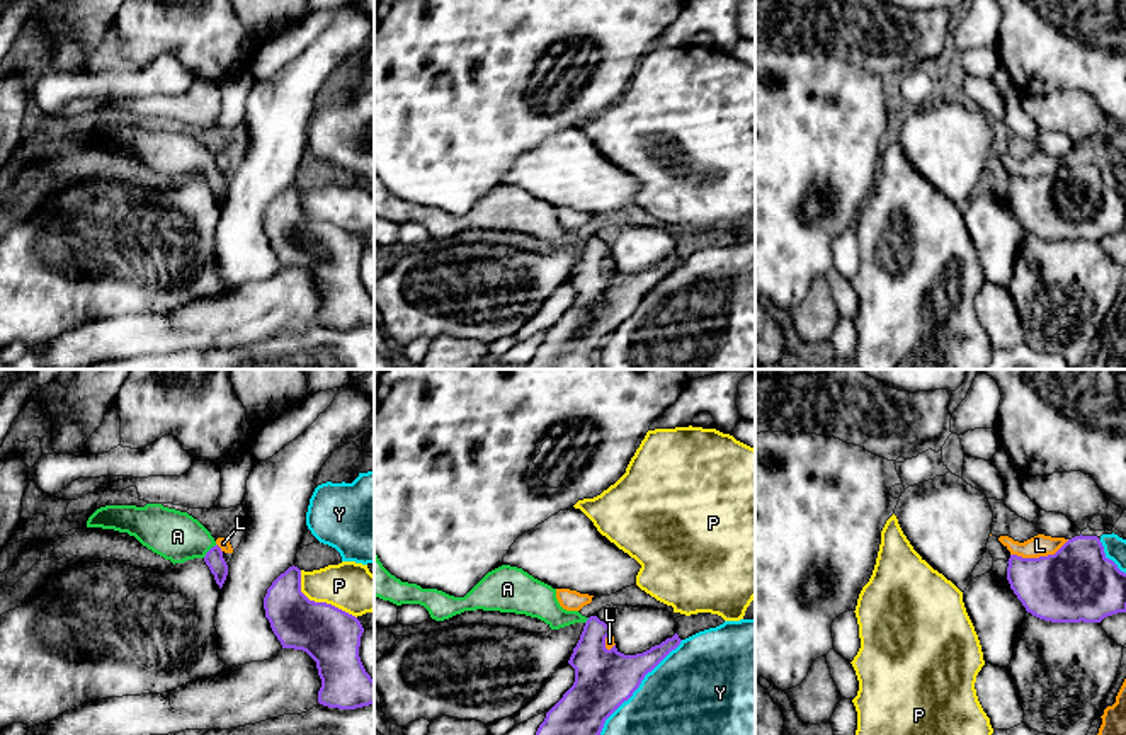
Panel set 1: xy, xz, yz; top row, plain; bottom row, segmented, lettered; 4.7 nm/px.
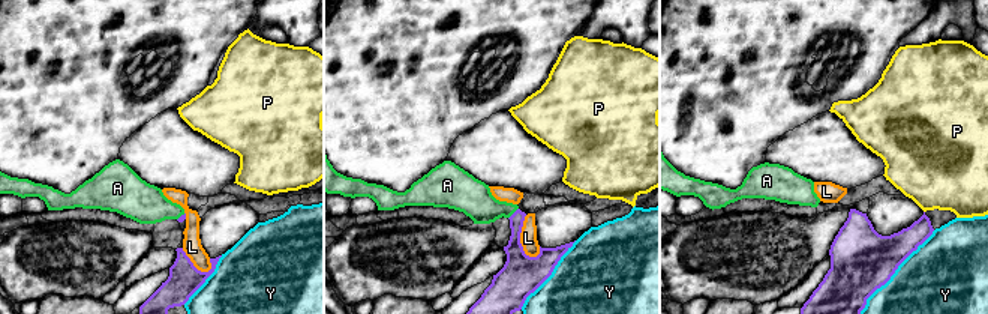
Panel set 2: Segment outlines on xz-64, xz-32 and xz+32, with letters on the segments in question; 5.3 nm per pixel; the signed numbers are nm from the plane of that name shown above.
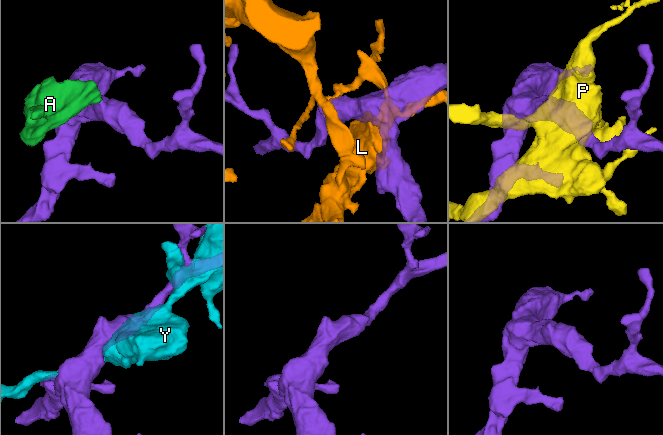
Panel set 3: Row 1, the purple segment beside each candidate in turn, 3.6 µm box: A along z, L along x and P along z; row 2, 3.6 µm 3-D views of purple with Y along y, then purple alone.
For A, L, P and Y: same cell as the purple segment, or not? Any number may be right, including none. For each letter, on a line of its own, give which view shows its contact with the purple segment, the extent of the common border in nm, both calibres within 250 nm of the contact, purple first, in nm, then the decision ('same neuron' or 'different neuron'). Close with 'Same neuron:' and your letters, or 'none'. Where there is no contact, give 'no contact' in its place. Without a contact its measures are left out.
A: xy | 90 nm | 90/240 nm | same neuron
L: yz | 280 nm | 360/100 nm | different neuron
P: xy | 360 nm | 280/240 nm | different neuron
Y: xz | 600 nm | 280/400 nm | different neuron
Same neuron: A

